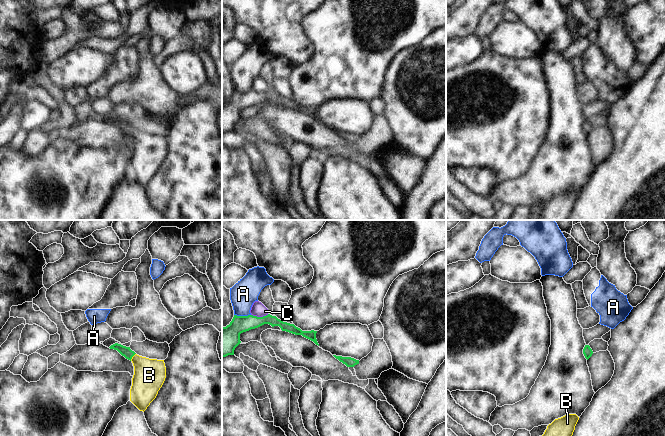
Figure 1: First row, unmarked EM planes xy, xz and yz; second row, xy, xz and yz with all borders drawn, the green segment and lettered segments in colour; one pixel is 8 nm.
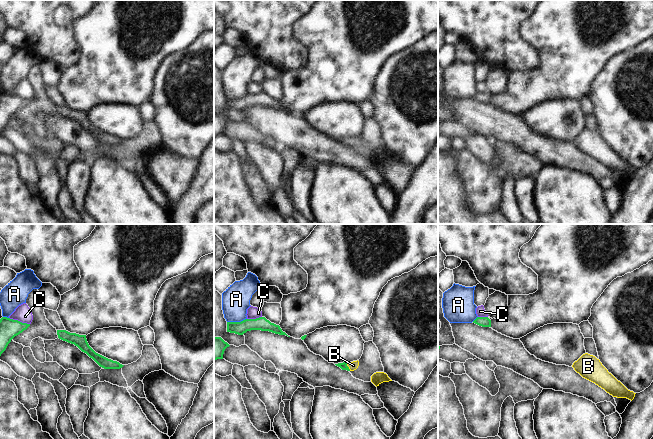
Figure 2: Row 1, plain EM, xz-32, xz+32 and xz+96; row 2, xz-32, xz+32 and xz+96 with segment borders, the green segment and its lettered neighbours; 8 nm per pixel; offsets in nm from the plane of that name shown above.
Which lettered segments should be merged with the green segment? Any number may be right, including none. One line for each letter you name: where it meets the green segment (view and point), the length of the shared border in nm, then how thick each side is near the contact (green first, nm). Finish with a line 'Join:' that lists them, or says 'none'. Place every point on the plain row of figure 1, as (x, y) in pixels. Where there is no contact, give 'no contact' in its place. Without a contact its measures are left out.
B: contact xy (132, 132); length 80 nm; calibres 80 and 260 nm
Join: B

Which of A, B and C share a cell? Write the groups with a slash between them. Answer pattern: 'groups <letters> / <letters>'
groups A / B / C

